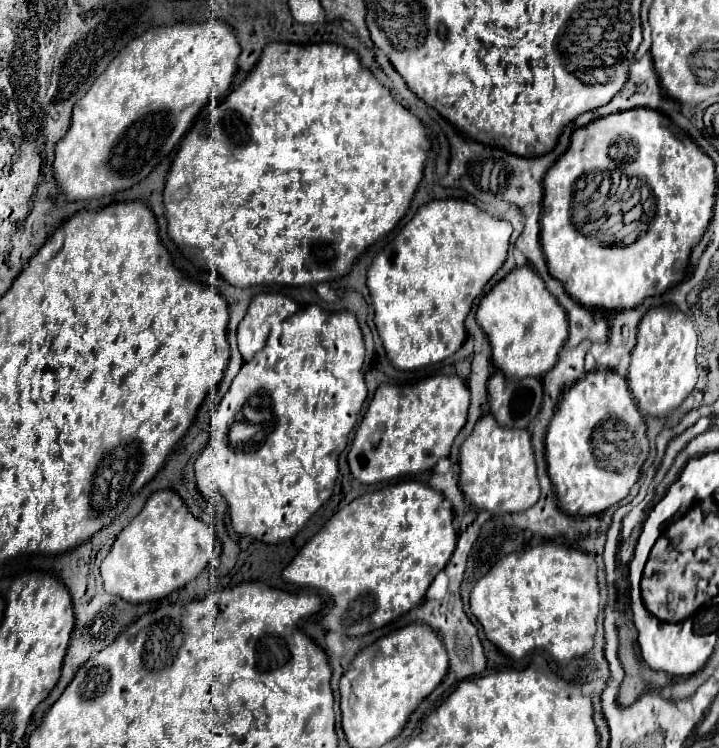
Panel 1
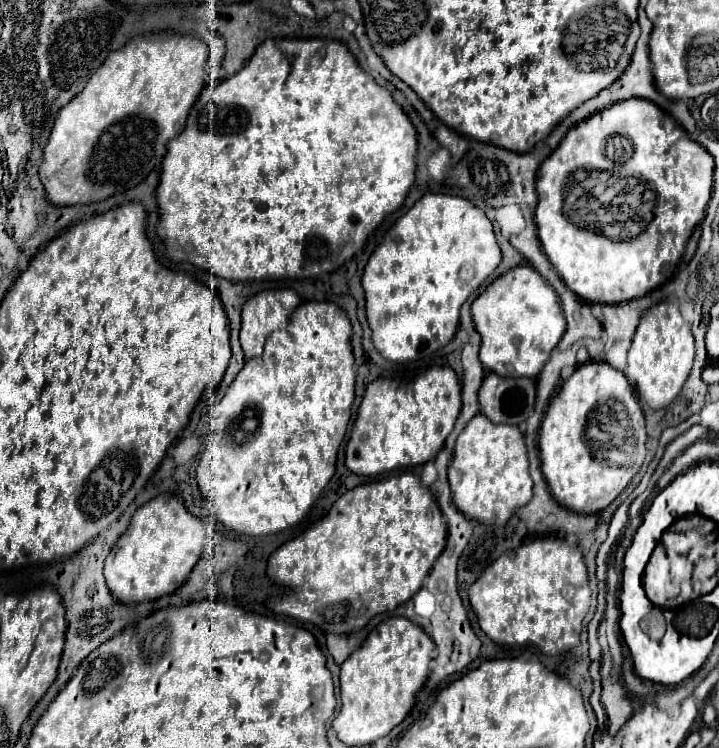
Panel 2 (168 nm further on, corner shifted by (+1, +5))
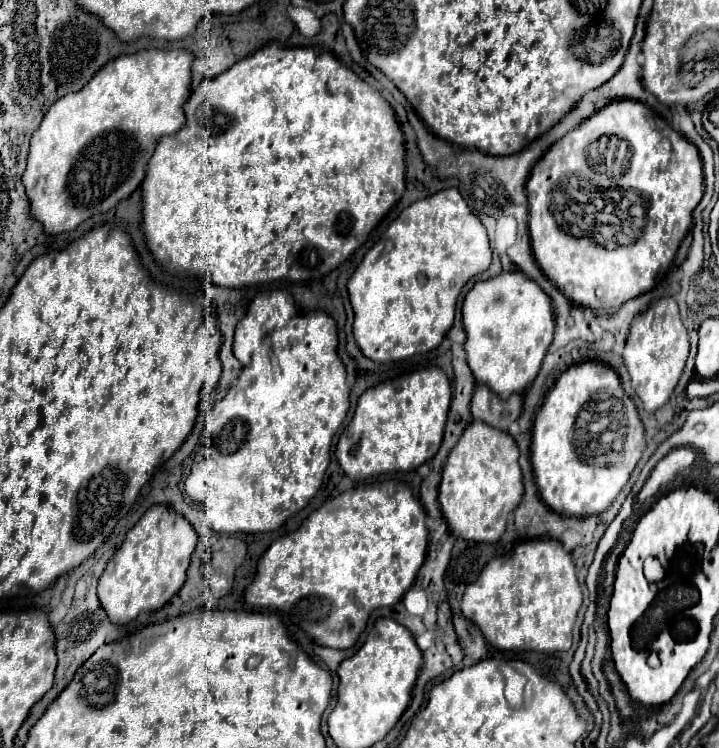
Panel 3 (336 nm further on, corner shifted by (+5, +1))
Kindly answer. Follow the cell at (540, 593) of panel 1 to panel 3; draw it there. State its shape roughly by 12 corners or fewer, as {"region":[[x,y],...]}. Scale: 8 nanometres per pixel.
{"region":[[562,542],[484,566],[462,614],[498,650],[562,652],[582,606]]}

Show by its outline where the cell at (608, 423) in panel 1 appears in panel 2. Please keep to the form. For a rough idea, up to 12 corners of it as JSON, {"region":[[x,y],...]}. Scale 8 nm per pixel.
{"region":[[608,362],[580,364],[540,426],[560,506],[604,510],[646,456],[644,414]]}

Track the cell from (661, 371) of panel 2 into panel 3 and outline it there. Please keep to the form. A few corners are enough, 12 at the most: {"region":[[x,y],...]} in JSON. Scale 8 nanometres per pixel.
{"region":[[674,298],[634,318],[624,364],[652,414],[690,352]]}

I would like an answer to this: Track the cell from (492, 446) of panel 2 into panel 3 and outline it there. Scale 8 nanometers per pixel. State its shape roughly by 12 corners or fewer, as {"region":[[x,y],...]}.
{"region":[[474,420],[446,460],[450,532],[496,542],[524,496],[518,446]]}

